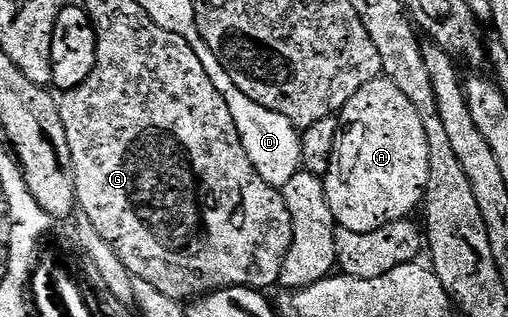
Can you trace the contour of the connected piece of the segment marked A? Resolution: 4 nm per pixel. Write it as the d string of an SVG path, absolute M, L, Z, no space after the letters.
M382 75L359 87L339 114L340 132L323 178L327 203L338 226L347 231L379 231L392 221L404 221L425 200L429 160L427 134L415 103Z

